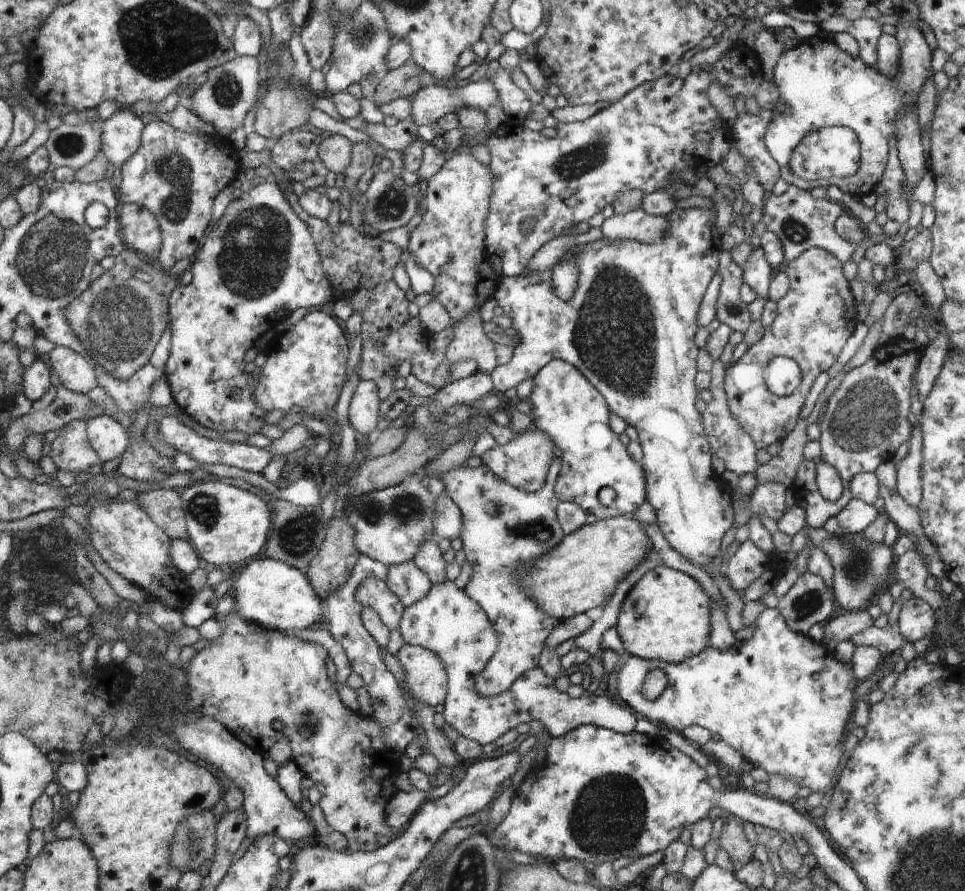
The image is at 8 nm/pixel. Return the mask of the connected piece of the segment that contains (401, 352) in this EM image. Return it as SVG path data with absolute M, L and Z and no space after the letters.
M419 316L410 318L398 330L391 332L383 343L379 345L379 349L394 357L399 362L409 360L412 364L411 373L430 386L442 388L451 382L466 378L474 374L476 369L476 362L470 359L470 362L453 363L447 359L446 352L449 344L454 340L456 334L453 332L453 324L451 328L445 329L441 332L428 332L420 324Z

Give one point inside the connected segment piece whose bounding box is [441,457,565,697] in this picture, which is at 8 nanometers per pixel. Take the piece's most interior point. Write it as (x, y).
(501, 526)

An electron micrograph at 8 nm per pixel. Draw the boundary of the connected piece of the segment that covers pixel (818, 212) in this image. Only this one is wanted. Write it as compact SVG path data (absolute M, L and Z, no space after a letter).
M790 185L788 190L782 195L777 196L770 193L763 204L762 221L766 225L768 231L774 232L780 238L787 261L798 258L802 252L812 247L820 247L833 254L842 264L850 260L856 247L860 244L864 246L864 250L869 249L872 244L887 244L891 249L897 251L899 246L905 239L896 233L892 237L886 235L871 235L866 232L861 243L856 244L846 239L842 239L836 231L834 231L834 222L839 216L848 214L840 203L831 201L828 198L816 199L812 198L810 192L803 191L797 186Z

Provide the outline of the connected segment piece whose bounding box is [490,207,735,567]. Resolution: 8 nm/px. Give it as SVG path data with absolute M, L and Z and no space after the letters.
M674 209L666 217L669 218L669 234L662 242L659 243L639 243L630 239L626 240L610 240L602 238L597 241L592 241L586 245L574 245L568 248L564 256L574 255L579 251L580 256L577 258L577 271L579 281L577 289L574 291L570 300L562 300L553 290L553 268L541 271L523 271L518 274L502 274L497 280L495 291L493 292L494 300L498 306L504 311L504 315L513 320L513 328L518 334L518 346L513 350L513 355L505 365L498 365L490 375L494 385L494 391L504 392L512 386L518 386L522 380L534 378L538 371L546 366L554 359L562 359L575 366L587 379L592 386L606 399L607 405L612 413L617 414L628 425L635 428L638 433L638 441L643 450L643 457L640 466L645 474L646 483L646 500L650 502L650 506L656 511L655 523L660 528L660 532L664 538L670 543L670 546L680 552L688 562L696 566L700 564L710 564L718 552L720 552L721 539L726 534L727 530L733 526L735 514L733 512L732 496L718 484L717 473L712 467L711 448L707 441L707 436L703 427L703 416L696 410L696 397L699 397L699 392L695 385L695 376L698 372L696 369L696 357L698 356L699 348L694 343L694 334L696 334L697 312L701 305L704 294L711 283L714 274L717 273L719 265L719 252L721 250L721 237L717 234L715 224L716 212L699 209Z

